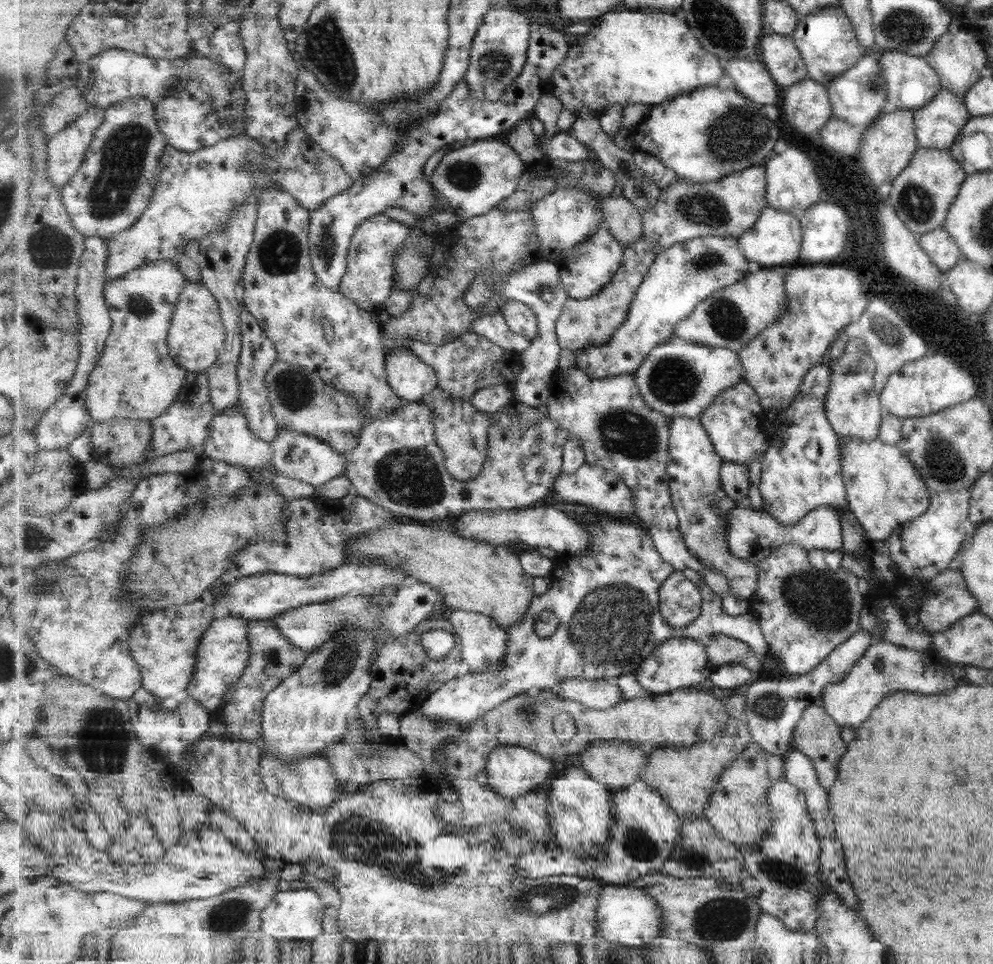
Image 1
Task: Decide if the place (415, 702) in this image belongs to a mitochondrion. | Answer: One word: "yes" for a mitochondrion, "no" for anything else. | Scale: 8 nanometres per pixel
no

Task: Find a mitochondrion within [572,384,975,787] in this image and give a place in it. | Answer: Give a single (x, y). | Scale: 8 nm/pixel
(821, 602)

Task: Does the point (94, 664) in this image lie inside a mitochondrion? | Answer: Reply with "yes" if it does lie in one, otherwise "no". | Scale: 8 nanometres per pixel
no

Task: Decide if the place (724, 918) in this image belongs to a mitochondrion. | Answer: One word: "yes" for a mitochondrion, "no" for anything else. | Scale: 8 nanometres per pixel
yes

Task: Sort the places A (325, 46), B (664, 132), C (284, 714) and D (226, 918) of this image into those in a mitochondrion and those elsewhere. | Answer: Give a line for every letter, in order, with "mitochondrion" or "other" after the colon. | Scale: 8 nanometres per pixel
A: mitochondrion
B: other
C: other
D: mitochondrion

